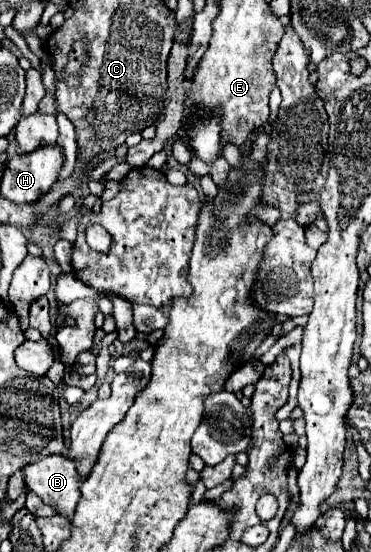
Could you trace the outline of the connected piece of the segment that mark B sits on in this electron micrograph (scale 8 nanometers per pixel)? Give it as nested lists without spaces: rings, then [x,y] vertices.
[[[55,454],[51,458],[43,458],[39,462],[33,462],[25,468],[25,478],[27,478],[27,488],[33,490],[35,494],[41,496],[41,500],[49,506],[53,506],[57,510],[57,514],[61,516],[67,516],[71,518],[75,514],[75,508],[77,508],[77,502],[81,498],[81,484],[83,484],[83,476],[79,476],[77,472],[77,466],[71,458],[67,456],[61,456],[61,454]]]

